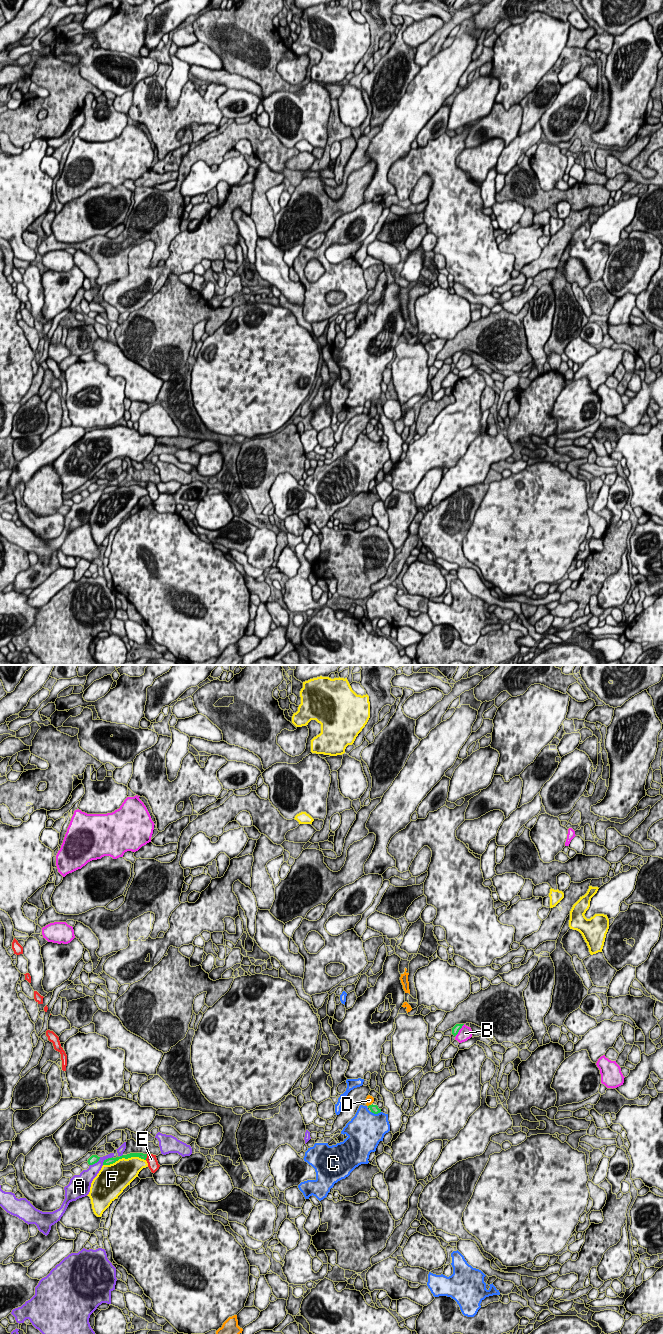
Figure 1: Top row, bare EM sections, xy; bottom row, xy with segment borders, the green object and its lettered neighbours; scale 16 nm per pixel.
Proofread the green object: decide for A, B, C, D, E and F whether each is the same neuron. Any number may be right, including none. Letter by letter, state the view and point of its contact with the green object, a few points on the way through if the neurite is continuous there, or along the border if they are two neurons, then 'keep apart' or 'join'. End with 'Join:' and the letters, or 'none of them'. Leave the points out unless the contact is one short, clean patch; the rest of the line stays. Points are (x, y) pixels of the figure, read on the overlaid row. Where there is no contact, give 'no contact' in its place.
A: xy (106, 1159) | keep apart
B: xy (459, 1029) | keep apart
C: xy (376, 1113) | keep apart
D: xy (369, 1105) | keep apart
E: xy (146, 1157) | along xy (147, 1154), (145, 1159) | keep apart
F: xy (124, 1157) | keep apart
Join: none of them

